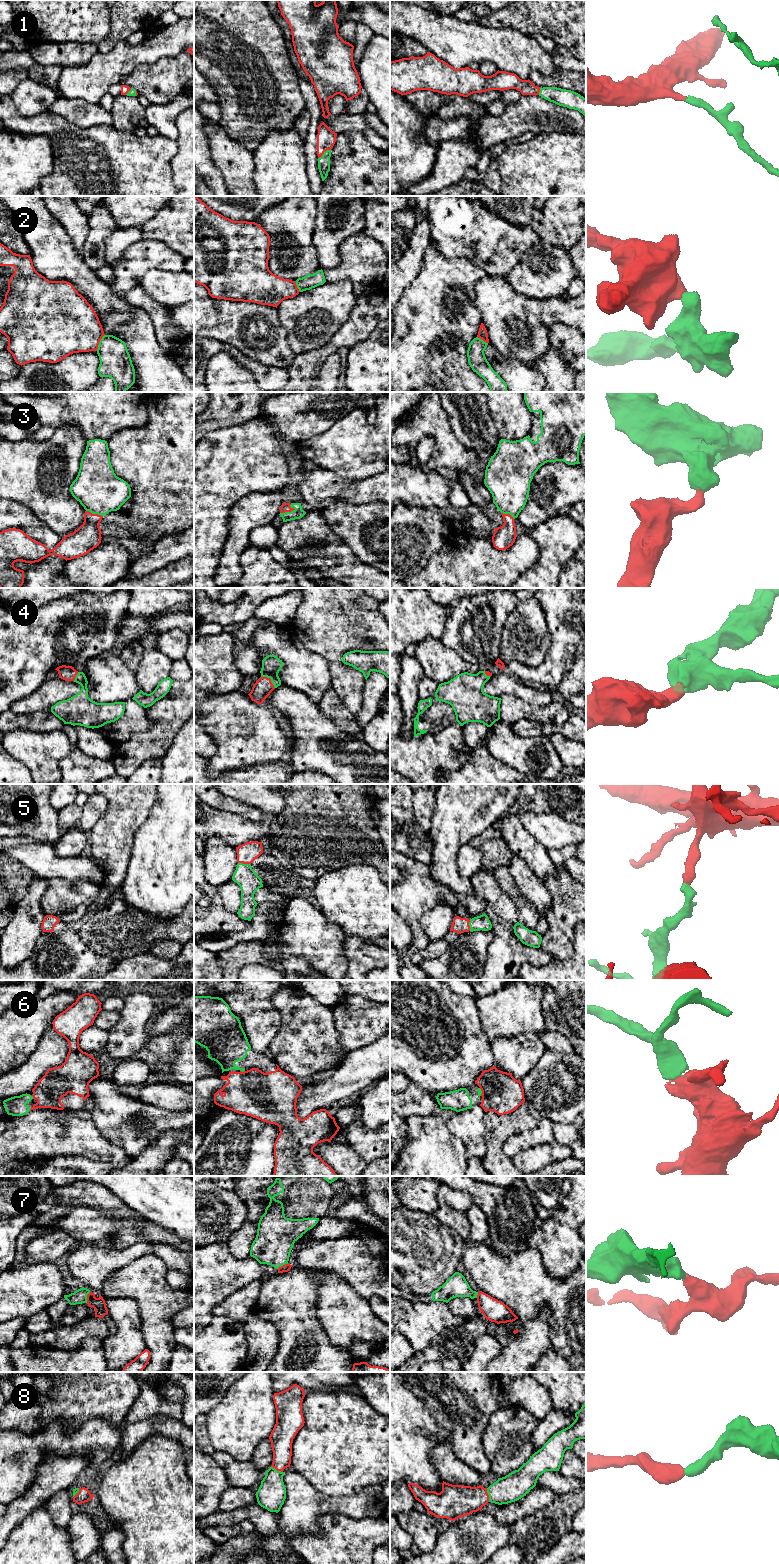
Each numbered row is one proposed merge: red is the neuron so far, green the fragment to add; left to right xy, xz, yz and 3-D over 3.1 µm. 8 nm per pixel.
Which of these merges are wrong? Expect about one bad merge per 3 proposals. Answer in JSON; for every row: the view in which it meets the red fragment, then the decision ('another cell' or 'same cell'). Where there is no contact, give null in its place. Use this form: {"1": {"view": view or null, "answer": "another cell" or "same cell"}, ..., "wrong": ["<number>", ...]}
{"1": {"view": "xz", "answer": "same cell"}, "2": {"view": "xy", "answer": "another cell"}, "3": {"view": "xz", "answer": "same cell"}, "4": {"view": "xz", "answer": "same cell"}, "5": {"view": "xz", "answer": "same cell"}, "6": {"view": "xz", "answer": "same cell"}, "7": {"view": "xy", "answer": "same cell"}, "8": {"view": "yz", "answer": "same cell"}, "wrong": ["2"]}

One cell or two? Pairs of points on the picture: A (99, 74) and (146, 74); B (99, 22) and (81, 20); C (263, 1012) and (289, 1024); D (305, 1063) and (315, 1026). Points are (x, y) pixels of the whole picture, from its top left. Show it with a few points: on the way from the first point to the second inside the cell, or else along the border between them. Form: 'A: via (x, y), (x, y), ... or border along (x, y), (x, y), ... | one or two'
A: border along (150, 65), (138, 64), (119, 82) | two
B: via (95, 22), (85, 20) | one
C: border along (272, 998), (280, 1015), (280, 1029), (271, 1041) | two
D: via (305, 1054), (308, 1035) | one

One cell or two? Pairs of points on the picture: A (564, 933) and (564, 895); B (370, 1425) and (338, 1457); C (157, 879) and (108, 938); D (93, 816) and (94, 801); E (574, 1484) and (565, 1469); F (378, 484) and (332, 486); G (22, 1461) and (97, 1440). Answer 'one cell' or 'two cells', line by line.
A: one cell
B: one cell
C: two cells
D: one cell
E: two cells
F: one cell
G: one cell

